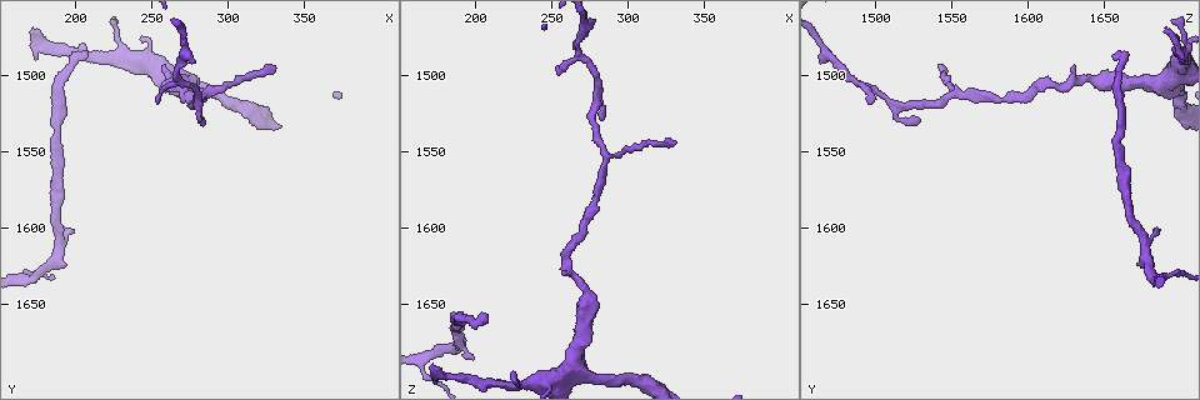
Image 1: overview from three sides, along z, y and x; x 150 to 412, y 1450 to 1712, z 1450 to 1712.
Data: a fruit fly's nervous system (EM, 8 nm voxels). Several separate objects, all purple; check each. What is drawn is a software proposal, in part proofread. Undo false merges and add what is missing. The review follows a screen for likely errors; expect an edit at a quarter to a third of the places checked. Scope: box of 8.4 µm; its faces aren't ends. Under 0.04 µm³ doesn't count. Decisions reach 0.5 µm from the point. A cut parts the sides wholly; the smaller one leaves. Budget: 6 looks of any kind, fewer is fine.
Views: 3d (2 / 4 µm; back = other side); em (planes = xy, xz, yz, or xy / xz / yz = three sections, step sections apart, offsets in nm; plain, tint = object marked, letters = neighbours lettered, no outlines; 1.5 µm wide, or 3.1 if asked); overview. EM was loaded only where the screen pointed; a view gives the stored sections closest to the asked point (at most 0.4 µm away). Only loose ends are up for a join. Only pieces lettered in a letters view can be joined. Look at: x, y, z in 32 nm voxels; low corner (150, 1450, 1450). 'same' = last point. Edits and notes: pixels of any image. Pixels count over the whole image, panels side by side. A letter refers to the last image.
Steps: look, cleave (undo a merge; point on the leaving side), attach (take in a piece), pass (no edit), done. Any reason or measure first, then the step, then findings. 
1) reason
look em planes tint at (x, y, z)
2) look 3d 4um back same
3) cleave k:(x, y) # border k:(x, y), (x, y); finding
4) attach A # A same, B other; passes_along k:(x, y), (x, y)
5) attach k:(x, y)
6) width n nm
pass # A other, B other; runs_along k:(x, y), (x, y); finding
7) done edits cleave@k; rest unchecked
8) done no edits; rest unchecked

tapers out
look 3d 4um at (330, 1494, 1540)

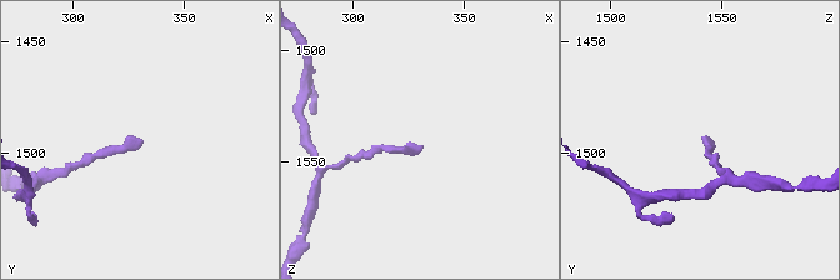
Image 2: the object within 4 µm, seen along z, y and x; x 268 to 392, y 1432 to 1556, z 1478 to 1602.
now the EM
look em xy step 8 letters at (331, 1493, 1542)

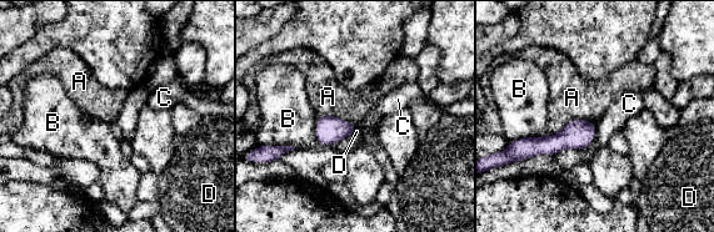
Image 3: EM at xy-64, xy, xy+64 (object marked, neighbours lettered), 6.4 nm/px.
width 170 nm
pass # A other, B other, C other, D other; border 3:(594, 122), (570, 120), (538, 137); none of them fits

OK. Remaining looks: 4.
thin end
look 3d 2um at (206, 1484, 1660)

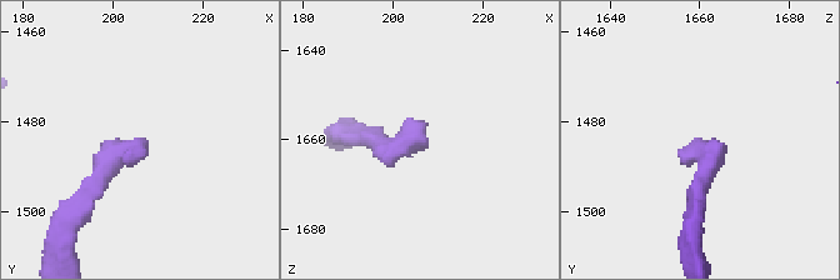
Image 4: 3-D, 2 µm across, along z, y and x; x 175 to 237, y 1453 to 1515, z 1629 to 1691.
look em planes letters at (207, 1484, 1661)

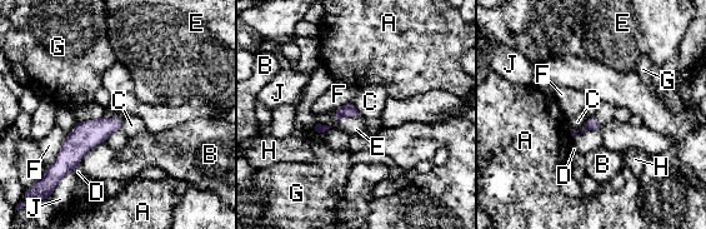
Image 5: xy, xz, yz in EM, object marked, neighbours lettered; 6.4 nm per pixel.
attach E # A other, B other, C other, D other, E same, F other, G other, H other, J other; passes_along 5:(349, 109), (349, 115), (350, 125); the cell continues

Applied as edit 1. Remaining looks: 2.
three arms meet
look em planes tint at (264, 1506, 1690)

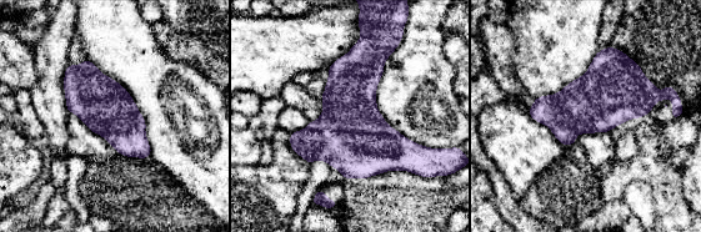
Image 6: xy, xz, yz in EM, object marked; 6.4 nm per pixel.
what lies round it
look em planes letters same

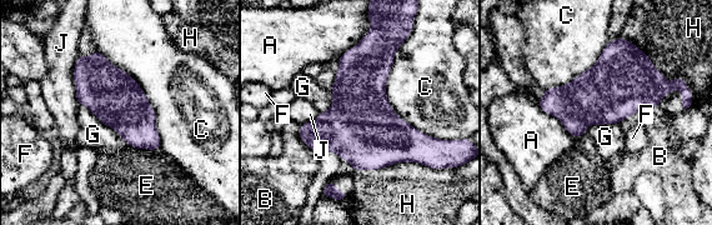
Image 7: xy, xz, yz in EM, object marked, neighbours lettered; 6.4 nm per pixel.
width 340 nm
pass # A other, B other, C other, E other, F other, G other, H other, J other; border 7:(78, 103), (111, 126), (129, 145); all the same cell

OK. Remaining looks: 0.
done edits attach@5; rest unchecked

